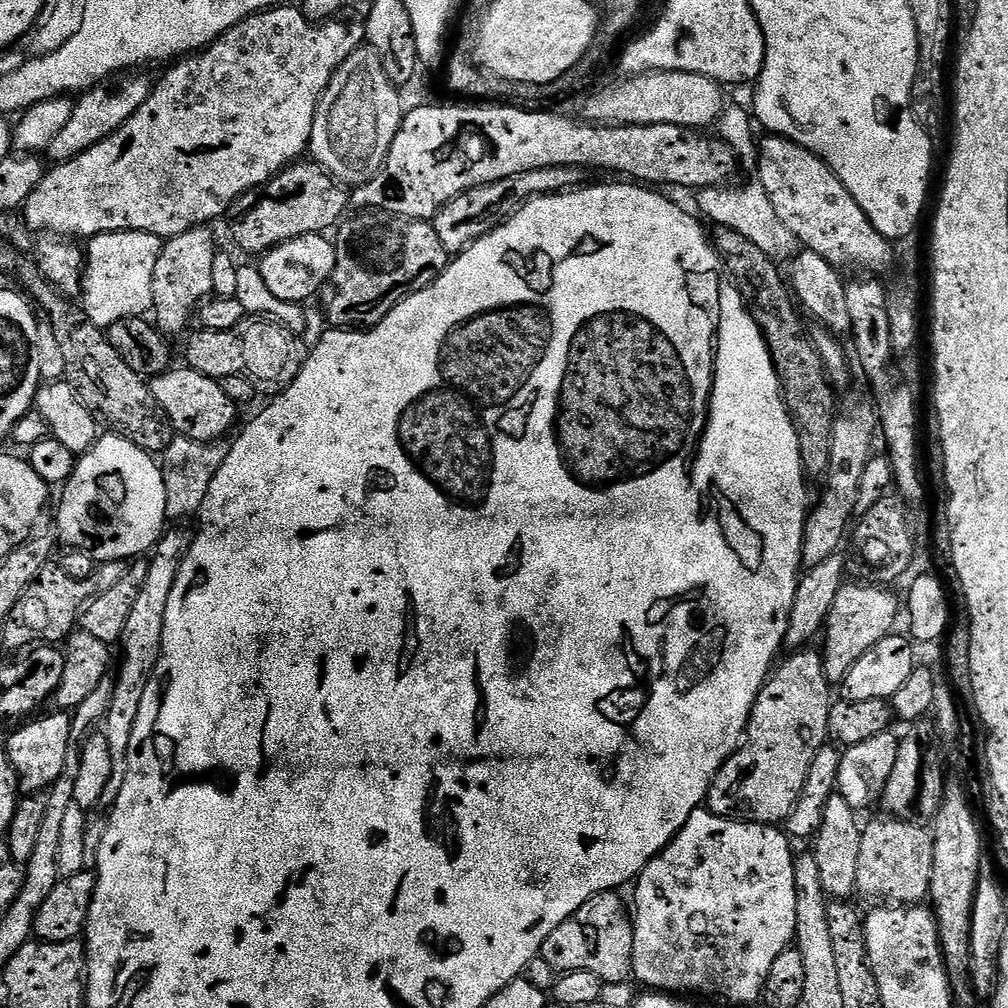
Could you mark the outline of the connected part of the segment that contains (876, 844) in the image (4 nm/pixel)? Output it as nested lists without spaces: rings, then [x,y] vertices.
[[[883,818],[884,820],[872,820],[863,825],[862,828],[862,850],[858,853],[858,882],[856,883],[859,895],[869,896],[872,900],[884,900],[880,902],[887,902],[889,905],[892,906],[916,906],[919,905],[921,902],[927,901],[929,899],[928,895],[928,887],[930,886],[930,878],[932,877],[932,871],[934,870],[934,846],[932,845],[932,832],[929,831],[925,825],[922,824],[910,824],[906,822],[905,820],[897,820],[895,818]]]

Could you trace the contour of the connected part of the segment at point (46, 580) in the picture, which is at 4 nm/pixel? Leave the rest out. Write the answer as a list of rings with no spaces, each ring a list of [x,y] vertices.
[[[109,560],[101,563],[97,567],[96,573],[90,578],[81,580],[70,578],[70,574],[66,574],[66,570],[62,570],[58,566],[43,568],[38,574],[38,578],[34,578],[34,582],[30,582],[30,586],[26,586],[26,594],[22,594],[18,606],[14,606],[12,619],[8,627],[3,629],[2,636],[8,640],[16,639],[20,650],[27,649],[37,642],[47,642],[56,646],[67,641],[77,627],[85,604],[93,596],[106,594],[106,590],[110,590],[115,584],[122,582],[122,578],[126,578],[129,567],[129,561]]]

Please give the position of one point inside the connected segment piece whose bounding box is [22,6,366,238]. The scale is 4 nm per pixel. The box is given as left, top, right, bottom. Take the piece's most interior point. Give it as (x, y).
(222, 122)

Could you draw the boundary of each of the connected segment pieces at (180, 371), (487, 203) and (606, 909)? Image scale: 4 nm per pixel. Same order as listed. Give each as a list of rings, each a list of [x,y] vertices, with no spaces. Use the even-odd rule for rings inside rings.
[[[173,367],[160,376],[151,377],[150,387],[158,406],[162,406],[162,410],[170,418],[173,429],[181,436],[201,441],[223,441],[227,432],[232,427],[237,427],[238,405],[226,396],[220,381],[195,372],[193,368]]]
[[[543,168],[530,170],[526,174],[518,174],[514,178],[483,184],[474,190],[466,190],[458,194],[458,198],[446,202],[442,210],[438,210],[434,221],[438,239],[449,254],[465,252],[471,244],[499,228],[520,207],[536,197],[551,196],[577,187],[581,183],[580,176],[582,172],[579,168]]]
[[[619,891],[603,892],[590,898],[590,902],[570,914],[570,918],[566,918],[566,922],[562,922],[558,930],[553,930],[546,942],[542,942],[539,959],[550,962],[557,974],[590,970],[590,974],[598,974],[605,984],[631,981],[636,929],[620,895]]]

